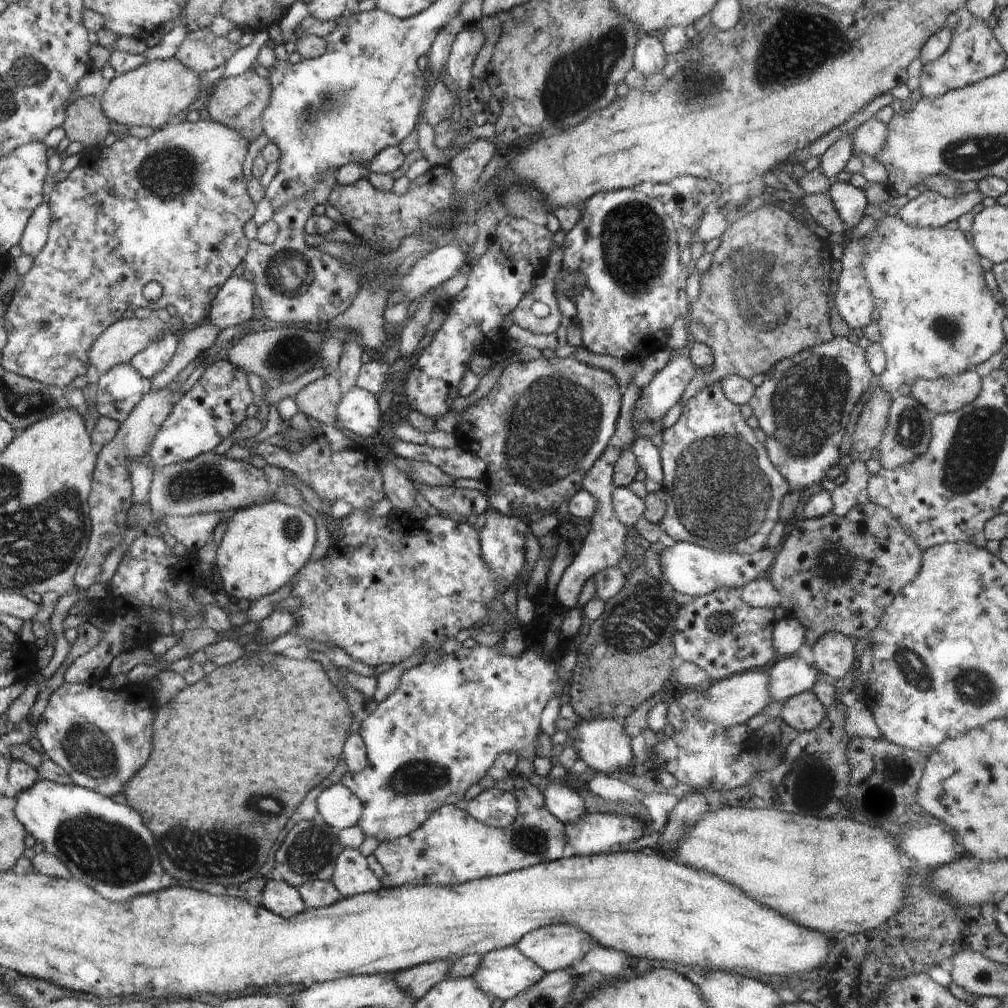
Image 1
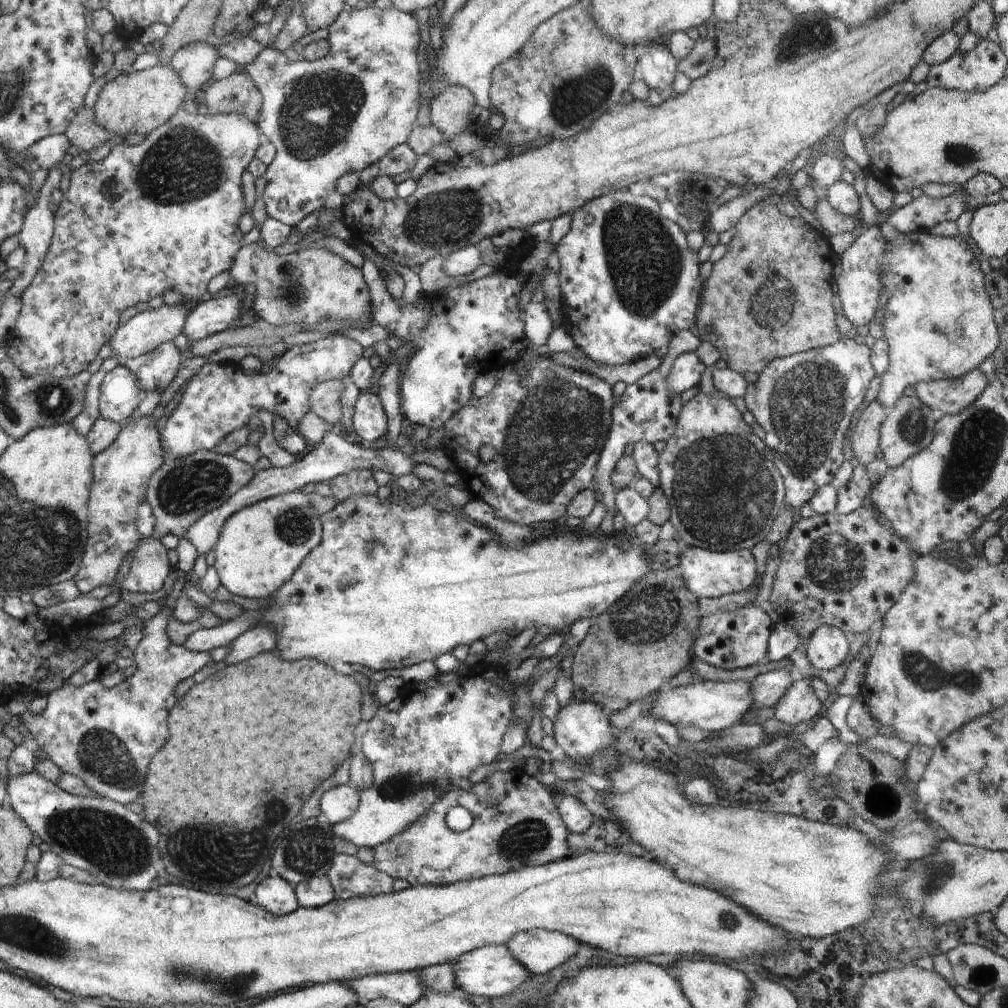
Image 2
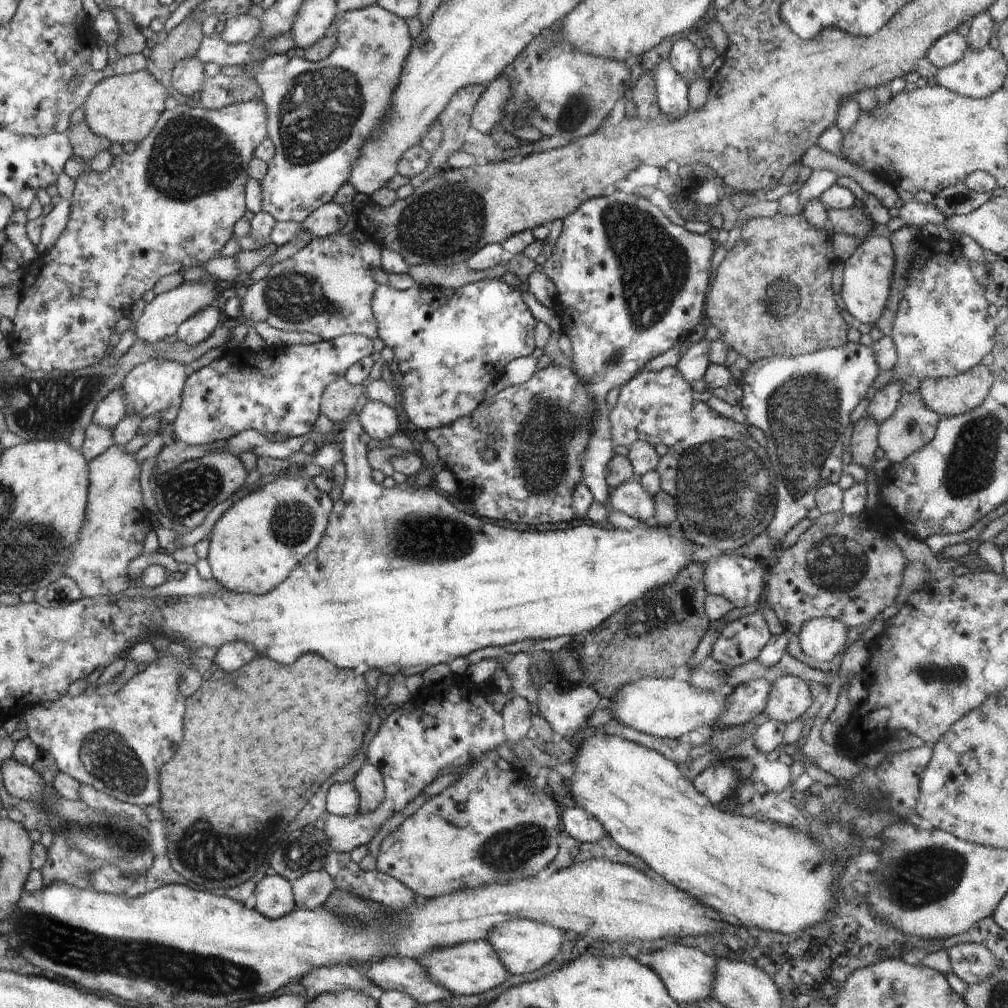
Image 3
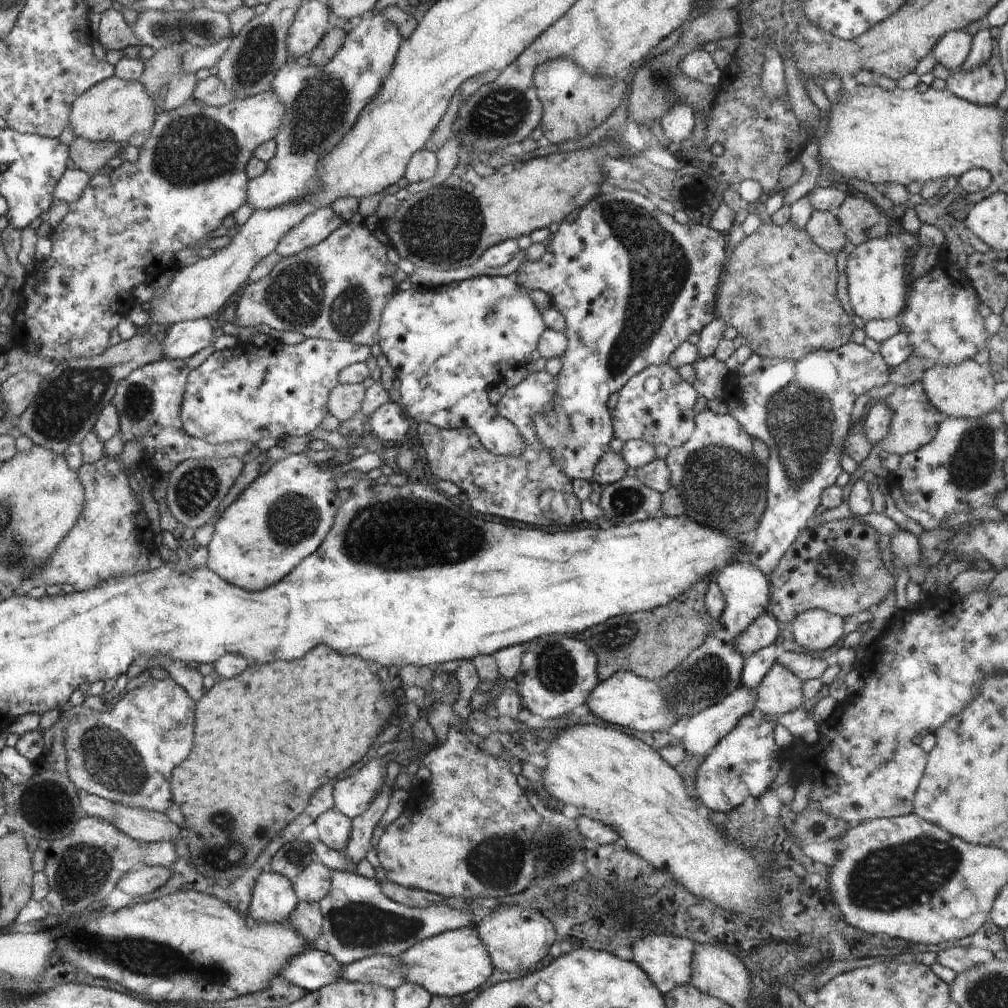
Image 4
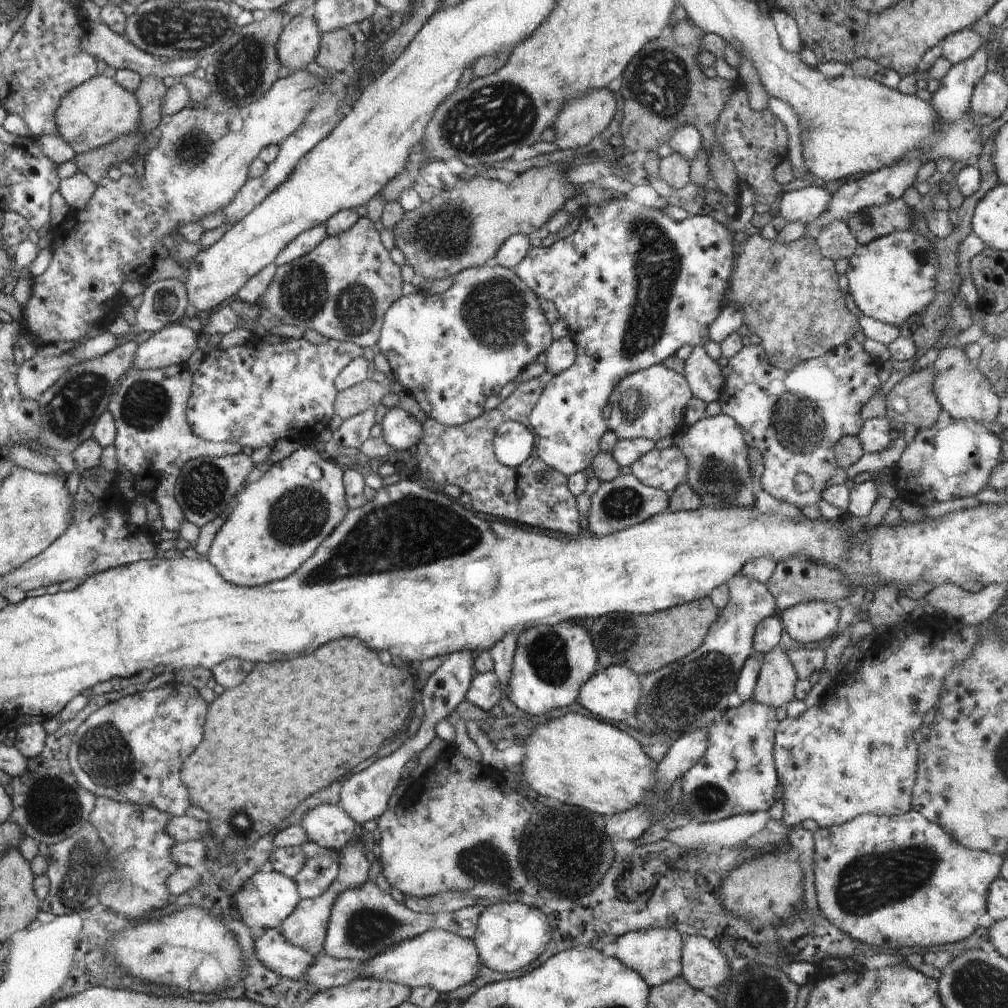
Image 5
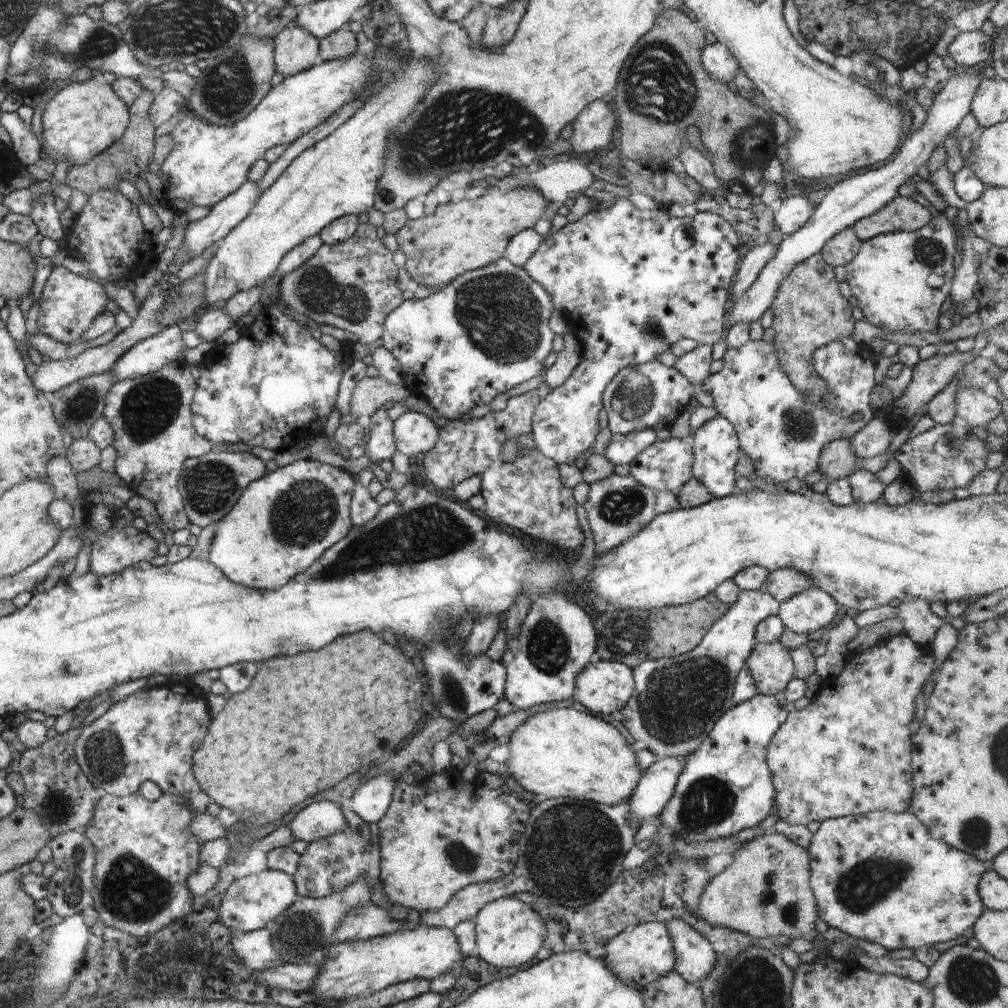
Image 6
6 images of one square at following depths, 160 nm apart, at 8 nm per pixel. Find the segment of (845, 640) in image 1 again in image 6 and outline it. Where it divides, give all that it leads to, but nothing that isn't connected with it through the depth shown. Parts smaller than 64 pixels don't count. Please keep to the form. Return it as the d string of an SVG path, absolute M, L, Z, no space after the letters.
M812 585L779 603L777 615L786 628L804 636L830 624L837 610L837 602L827 592Z

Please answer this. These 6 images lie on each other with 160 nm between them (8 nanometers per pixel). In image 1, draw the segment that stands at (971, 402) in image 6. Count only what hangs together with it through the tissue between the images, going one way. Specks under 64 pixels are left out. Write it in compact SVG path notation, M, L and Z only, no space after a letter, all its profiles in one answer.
M972 369L937 380L918 378L910 396L929 412L946 414L960 411L976 399L982 388L981 377Z

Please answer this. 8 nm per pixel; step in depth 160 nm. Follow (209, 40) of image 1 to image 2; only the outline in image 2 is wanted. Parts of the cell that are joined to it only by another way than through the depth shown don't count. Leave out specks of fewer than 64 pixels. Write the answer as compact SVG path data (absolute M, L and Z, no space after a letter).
M206 41L186 44L180 48L169 63L171 68L178 72L178 76L186 84L186 88L195 97L212 81L212 72L220 54L216 47L210 46Z

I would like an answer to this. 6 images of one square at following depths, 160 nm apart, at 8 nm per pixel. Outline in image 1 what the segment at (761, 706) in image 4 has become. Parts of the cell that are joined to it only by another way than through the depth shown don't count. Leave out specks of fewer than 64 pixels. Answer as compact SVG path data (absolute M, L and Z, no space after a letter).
M813 691L792 696L783 703L779 711L779 717L799 732L818 728L827 717L827 710L823 708Z

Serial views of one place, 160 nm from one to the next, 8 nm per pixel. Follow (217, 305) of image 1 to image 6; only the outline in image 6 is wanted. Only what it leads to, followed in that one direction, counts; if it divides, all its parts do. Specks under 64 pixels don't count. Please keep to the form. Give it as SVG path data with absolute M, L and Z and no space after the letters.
M176 323L129 348L111 368L113 386L160 371L166 364L185 358L182 332Z

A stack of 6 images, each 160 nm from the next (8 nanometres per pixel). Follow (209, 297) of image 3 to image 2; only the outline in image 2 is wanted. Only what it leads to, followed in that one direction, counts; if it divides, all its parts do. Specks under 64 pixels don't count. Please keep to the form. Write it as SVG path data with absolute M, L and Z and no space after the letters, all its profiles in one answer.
M165 303L158 309L148 309L146 312L137 313L128 322L122 322L122 327L114 332L114 340L110 340L112 354L123 364L125 361L134 359L148 352L153 352L163 343L174 341L184 332L185 322L188 319L190 307L181 303L177 306L168 306Z

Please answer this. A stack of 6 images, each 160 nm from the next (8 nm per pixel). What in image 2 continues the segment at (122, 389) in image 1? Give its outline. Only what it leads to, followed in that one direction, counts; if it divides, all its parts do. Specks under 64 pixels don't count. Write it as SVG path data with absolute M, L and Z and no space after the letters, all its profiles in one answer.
M124 364L116 366L100 386L100 417L122 426L141 406L146 394L138 378Z

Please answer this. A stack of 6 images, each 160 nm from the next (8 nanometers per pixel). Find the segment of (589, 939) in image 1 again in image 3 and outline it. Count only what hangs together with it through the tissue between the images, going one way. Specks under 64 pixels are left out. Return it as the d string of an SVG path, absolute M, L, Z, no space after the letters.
M512 919L497 927L488 938L493 948L500 954L509 973L519 975L532 974L540 971L548 962L554 960L558 950L562 948L564 934L562 930L548 924L540 924L532 920Z

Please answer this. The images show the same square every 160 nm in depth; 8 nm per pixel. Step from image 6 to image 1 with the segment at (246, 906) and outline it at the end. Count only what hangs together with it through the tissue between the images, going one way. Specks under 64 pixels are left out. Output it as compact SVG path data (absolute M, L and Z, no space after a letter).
M270 880L261 895L261 907L280 917L293 919L308 909L302 901L300 890L285 881Z

